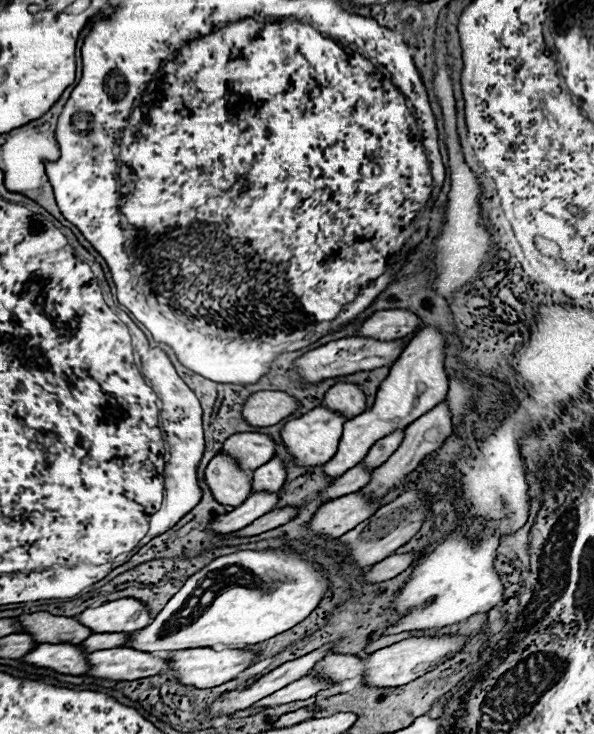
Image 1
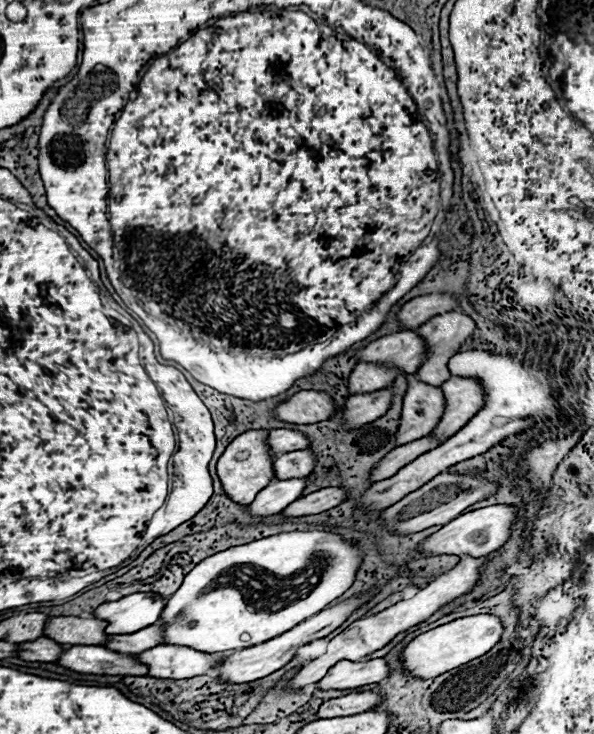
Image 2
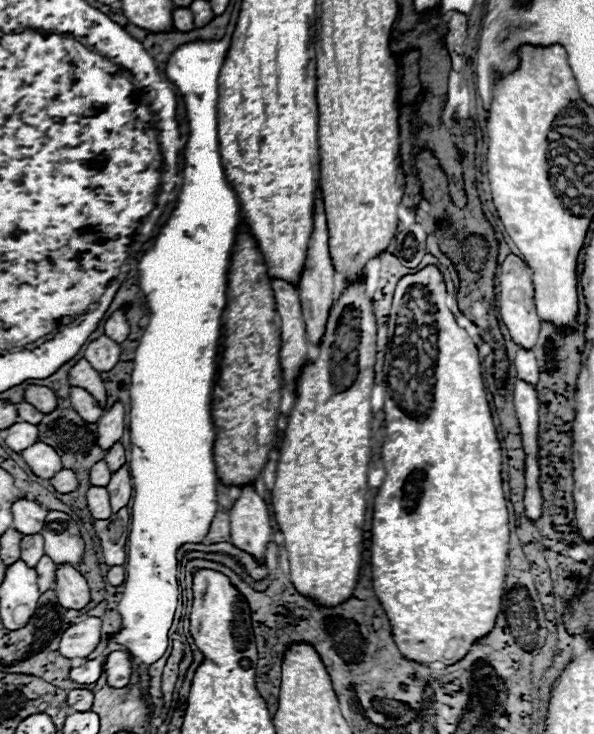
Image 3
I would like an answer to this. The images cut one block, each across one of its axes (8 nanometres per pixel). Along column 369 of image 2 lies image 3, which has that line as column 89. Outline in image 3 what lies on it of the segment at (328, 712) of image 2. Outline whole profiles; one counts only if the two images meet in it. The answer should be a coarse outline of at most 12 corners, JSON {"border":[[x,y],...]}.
{"border":[[72,690],[68,706],[74,712],[92,708],[90,690]]}

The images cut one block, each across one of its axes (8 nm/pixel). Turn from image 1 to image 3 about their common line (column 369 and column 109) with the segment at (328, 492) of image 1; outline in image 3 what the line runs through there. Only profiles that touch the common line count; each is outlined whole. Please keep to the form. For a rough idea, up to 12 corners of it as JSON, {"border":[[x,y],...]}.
{"border":[[106,462],[90,470],[92,486],[108,486],[110,474]]}

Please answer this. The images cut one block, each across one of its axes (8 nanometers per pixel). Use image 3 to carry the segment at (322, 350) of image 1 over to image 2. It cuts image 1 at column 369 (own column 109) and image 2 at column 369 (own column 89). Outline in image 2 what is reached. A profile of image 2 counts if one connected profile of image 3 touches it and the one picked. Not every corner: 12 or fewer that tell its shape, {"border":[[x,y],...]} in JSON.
{"border":[[408,330],[358,348],[364,362],[414,374],[428,358],[422,336]]}

